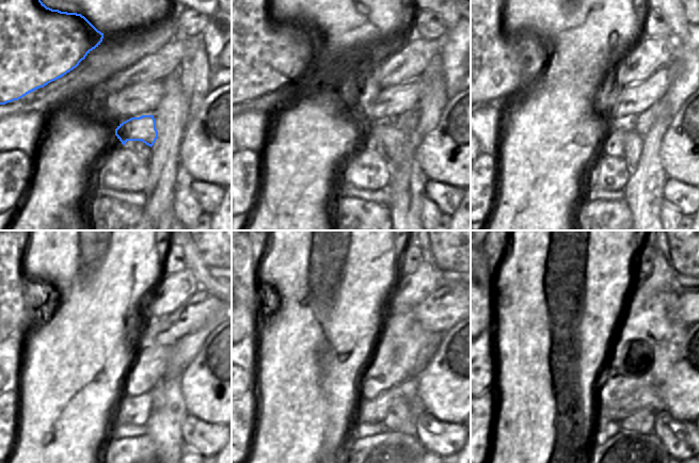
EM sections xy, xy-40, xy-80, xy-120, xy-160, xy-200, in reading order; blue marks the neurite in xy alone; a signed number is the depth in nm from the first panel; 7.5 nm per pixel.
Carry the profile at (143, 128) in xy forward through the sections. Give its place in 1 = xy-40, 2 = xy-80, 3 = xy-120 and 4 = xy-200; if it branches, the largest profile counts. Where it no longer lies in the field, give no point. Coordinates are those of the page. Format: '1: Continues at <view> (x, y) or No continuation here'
1: Continues at xy-40 (392, 138)
2: Continues at xy-80 (632, 141)
3: Continues at xy-120 (157, 393)
4: Continues at xy-200 (642, 421)

